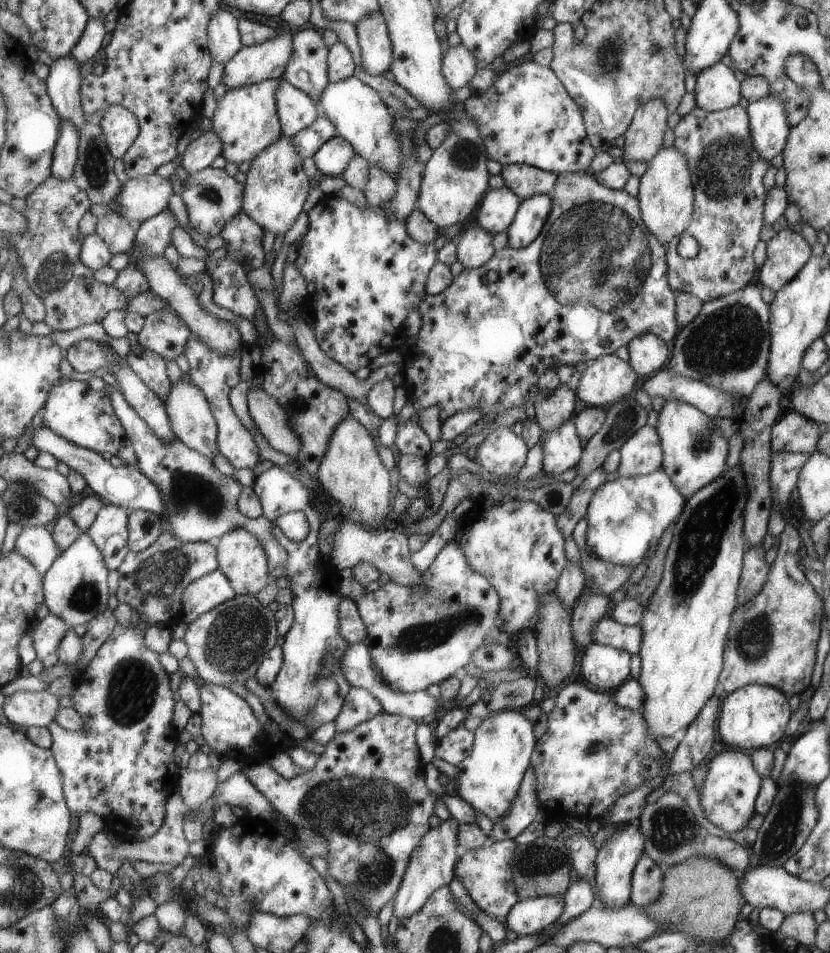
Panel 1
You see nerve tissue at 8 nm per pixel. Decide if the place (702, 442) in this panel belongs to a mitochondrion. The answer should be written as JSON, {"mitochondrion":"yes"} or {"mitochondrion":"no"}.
{"mitochondrion":"yes"}

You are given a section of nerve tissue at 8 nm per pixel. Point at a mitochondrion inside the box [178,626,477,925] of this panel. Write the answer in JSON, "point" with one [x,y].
{"point":[359,804]}

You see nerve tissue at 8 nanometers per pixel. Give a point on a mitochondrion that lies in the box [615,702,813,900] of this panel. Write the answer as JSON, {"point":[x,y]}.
{"point":[671,832]}

